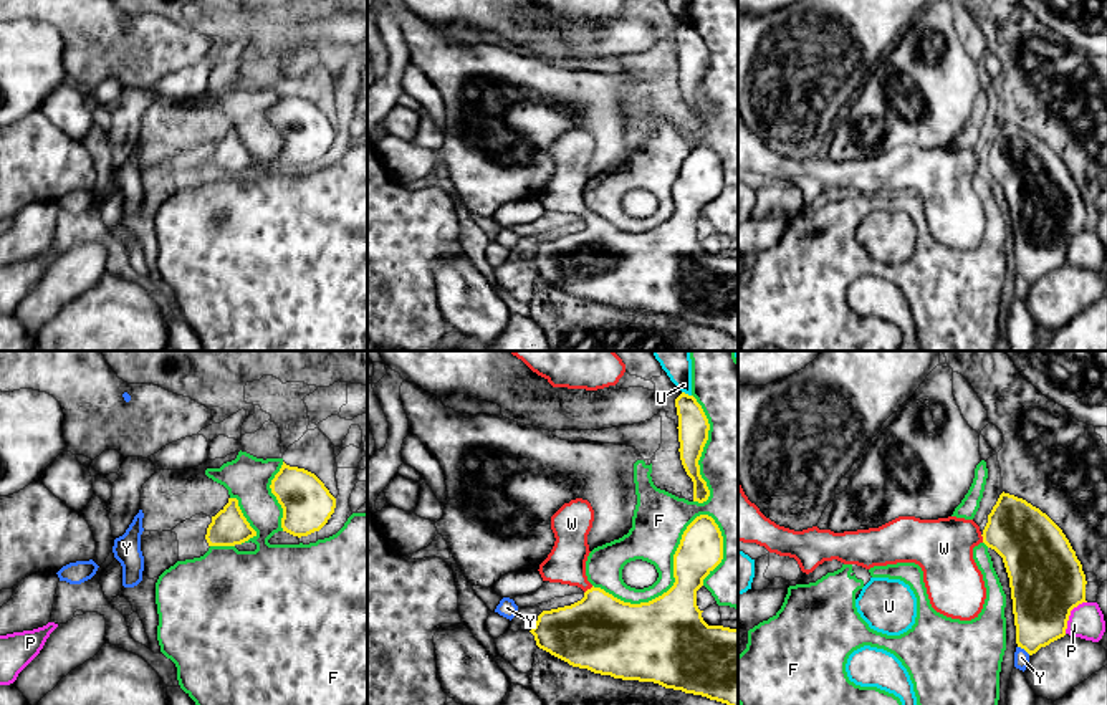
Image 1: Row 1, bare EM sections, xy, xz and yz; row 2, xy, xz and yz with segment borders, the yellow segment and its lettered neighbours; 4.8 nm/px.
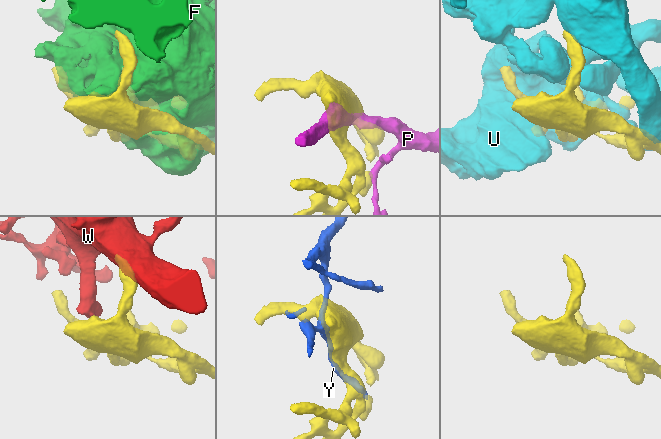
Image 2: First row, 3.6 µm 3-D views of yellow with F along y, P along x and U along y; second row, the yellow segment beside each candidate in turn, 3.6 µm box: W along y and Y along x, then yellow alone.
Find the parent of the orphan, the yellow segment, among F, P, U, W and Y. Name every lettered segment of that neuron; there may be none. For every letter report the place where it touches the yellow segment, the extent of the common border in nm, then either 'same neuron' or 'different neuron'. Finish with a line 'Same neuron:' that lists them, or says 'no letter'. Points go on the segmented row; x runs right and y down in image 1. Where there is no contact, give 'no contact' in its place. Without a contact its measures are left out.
F: meets yellow in xz at (674, 576); contact 700 nm long; different neuron
P: meets yellow in yz at (1069, 614); contact 190 nm long; different neuron
U: meets yellow in xz at (687, 394); contact 50 nm long; different neuron
W: meets yellow in xz at (588, 589); contact 60 nm long; same neuron
Y: meets yellow in yz at (1025, 649); contact 80 nm long; different neuron
Same neuron: W

